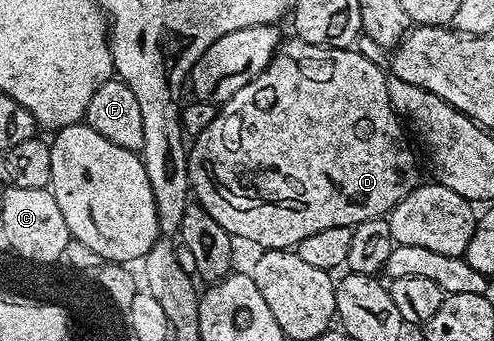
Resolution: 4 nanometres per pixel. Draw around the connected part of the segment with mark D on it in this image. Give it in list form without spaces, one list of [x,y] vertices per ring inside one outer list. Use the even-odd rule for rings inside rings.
[[[289,37],[278,47],[277,54],[269,62],[267,69],[247,81],[247,85],[243,85],[243,89],[236,91],[227,102],[220,104],[214,120],[203,129],[201,135],[192,140],[187,151],[191,195],[204,211],[211,213],[211,217],[215,217],[219,225],[223,225],[228,235],[238,240],[246,239],[249,243],[258,243],[258,248],[270,251],[293,249],[299,241],[303,241],[303,237],[311,237],[311,233],[336,227],[354,228],[368,219],[388,216],[400,199],[407,197],[407,193],[419,186],[417,159],[409,148],[405,131],[407,132],[407,127],[402,116],[395,113],[391,97],[387,97],[386,72],[381,72],[367,56],[360,55],[357,49],[311,45],[302,39]]]

